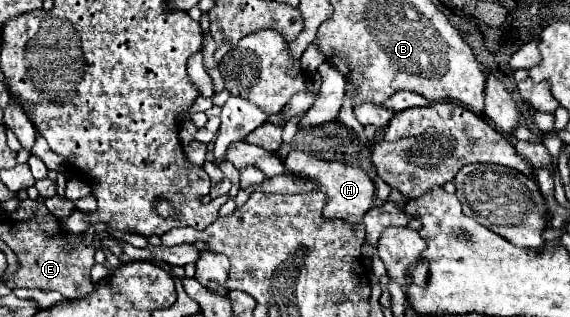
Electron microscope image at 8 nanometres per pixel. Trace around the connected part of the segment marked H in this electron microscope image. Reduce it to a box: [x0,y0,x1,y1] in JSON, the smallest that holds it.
[285,150,375,222]

